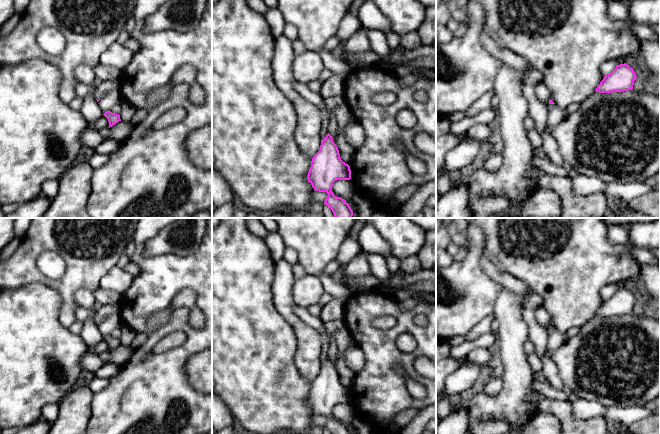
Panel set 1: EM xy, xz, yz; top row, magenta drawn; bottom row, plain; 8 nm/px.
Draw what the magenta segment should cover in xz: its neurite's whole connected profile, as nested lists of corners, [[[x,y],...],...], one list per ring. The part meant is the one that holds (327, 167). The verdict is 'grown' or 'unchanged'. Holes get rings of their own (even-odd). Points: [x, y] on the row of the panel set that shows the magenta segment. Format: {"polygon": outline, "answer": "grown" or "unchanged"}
{"polygon": [[[329,133],[321,140],[320,149],[312,158],[307,179],[315,191],[328,194],[324,204],[332,210],[335,218],[352,218],[349,204],[332,192],[335,181],[351,179],[351,170],[341,160],[338,147]]], "answer": "unchanged"}

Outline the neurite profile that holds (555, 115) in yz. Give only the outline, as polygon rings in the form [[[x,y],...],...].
[[[538,83],[535,86],[535,93],[537,98],[546,105],[548,109],[548,119],[547,125],[549,127],[557,126],[563,119],[566,114],[560,108],[558,108],[555,104],[550,104],[549,100],[551,98],[550,91],[546,88],[546,86],[542,83]]]

